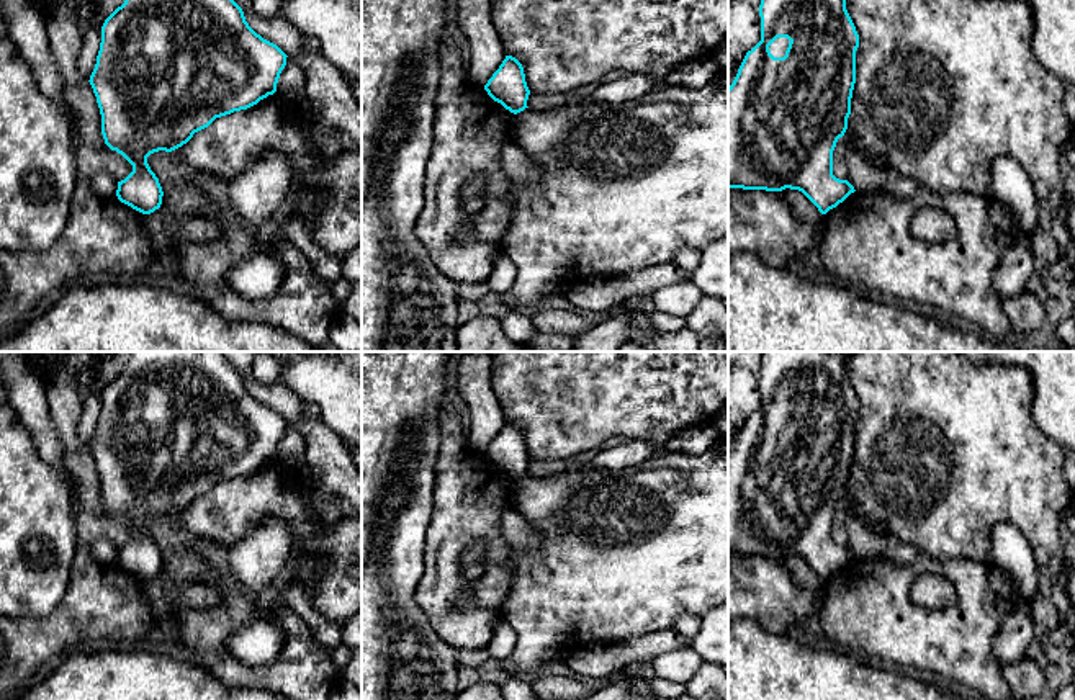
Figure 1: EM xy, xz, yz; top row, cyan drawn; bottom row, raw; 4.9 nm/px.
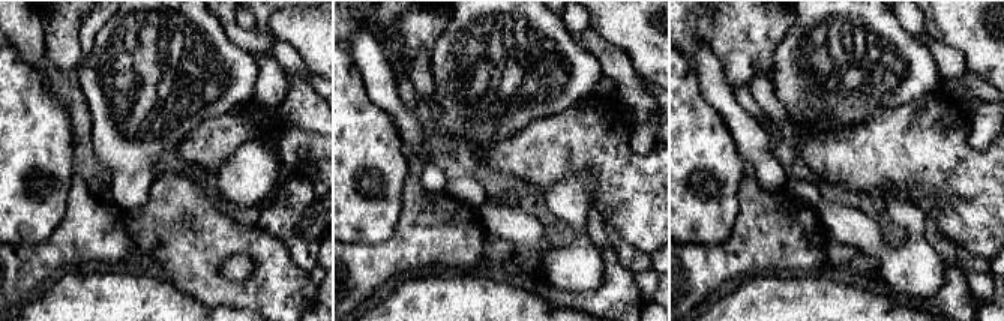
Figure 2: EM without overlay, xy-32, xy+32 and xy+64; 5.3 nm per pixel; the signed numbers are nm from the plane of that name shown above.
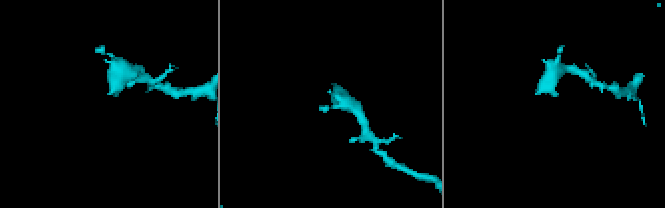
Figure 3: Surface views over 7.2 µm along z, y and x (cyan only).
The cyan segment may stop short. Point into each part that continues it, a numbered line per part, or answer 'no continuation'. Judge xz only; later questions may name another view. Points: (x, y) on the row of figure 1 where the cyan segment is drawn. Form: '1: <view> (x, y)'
no continuation

